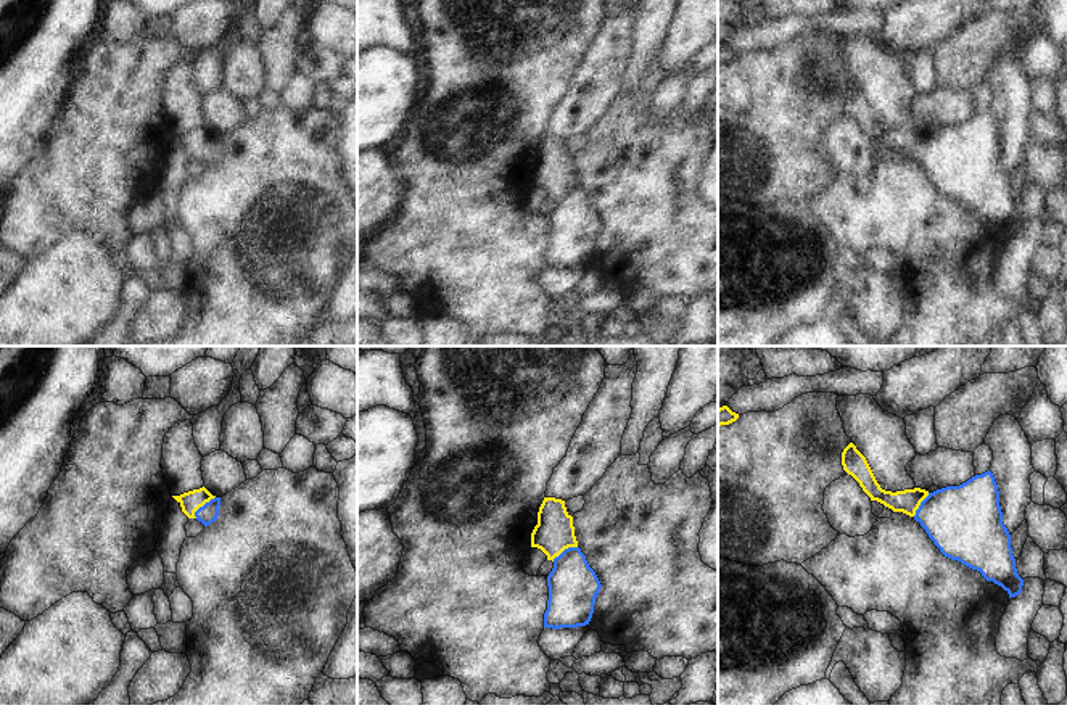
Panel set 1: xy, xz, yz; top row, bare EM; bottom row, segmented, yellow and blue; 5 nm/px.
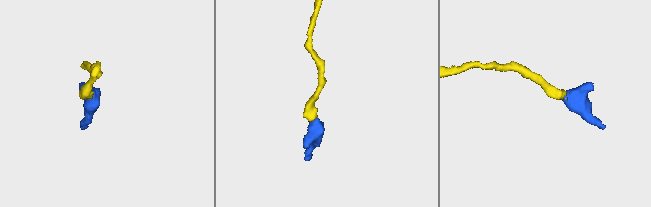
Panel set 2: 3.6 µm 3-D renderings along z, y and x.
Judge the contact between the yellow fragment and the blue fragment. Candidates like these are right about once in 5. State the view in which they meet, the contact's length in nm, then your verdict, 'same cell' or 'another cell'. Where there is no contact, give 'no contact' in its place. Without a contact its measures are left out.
xy | 150 nm | same cell

